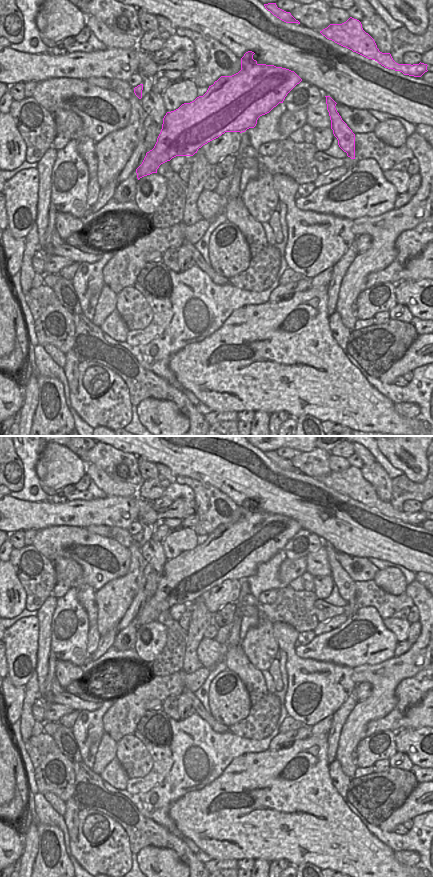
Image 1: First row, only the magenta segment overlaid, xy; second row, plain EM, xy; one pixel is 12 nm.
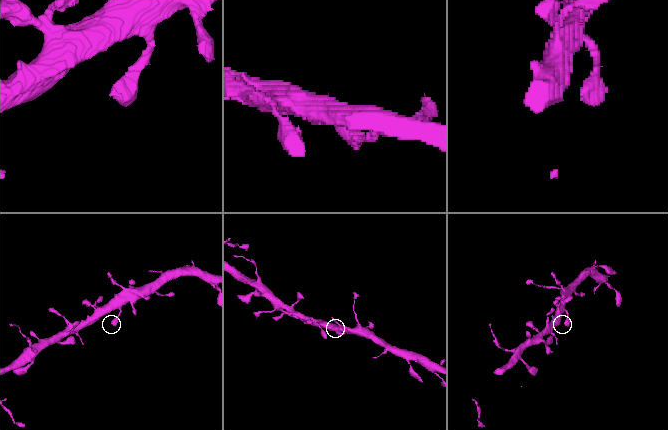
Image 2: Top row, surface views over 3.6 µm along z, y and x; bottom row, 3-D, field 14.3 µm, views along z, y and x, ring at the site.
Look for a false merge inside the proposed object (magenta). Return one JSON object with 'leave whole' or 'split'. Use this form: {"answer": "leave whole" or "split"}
{"answer": "leave whole"}

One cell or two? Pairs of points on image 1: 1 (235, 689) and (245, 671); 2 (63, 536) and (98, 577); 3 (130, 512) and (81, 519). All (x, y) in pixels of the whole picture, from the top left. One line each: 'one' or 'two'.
1: two
2: one
3: one

